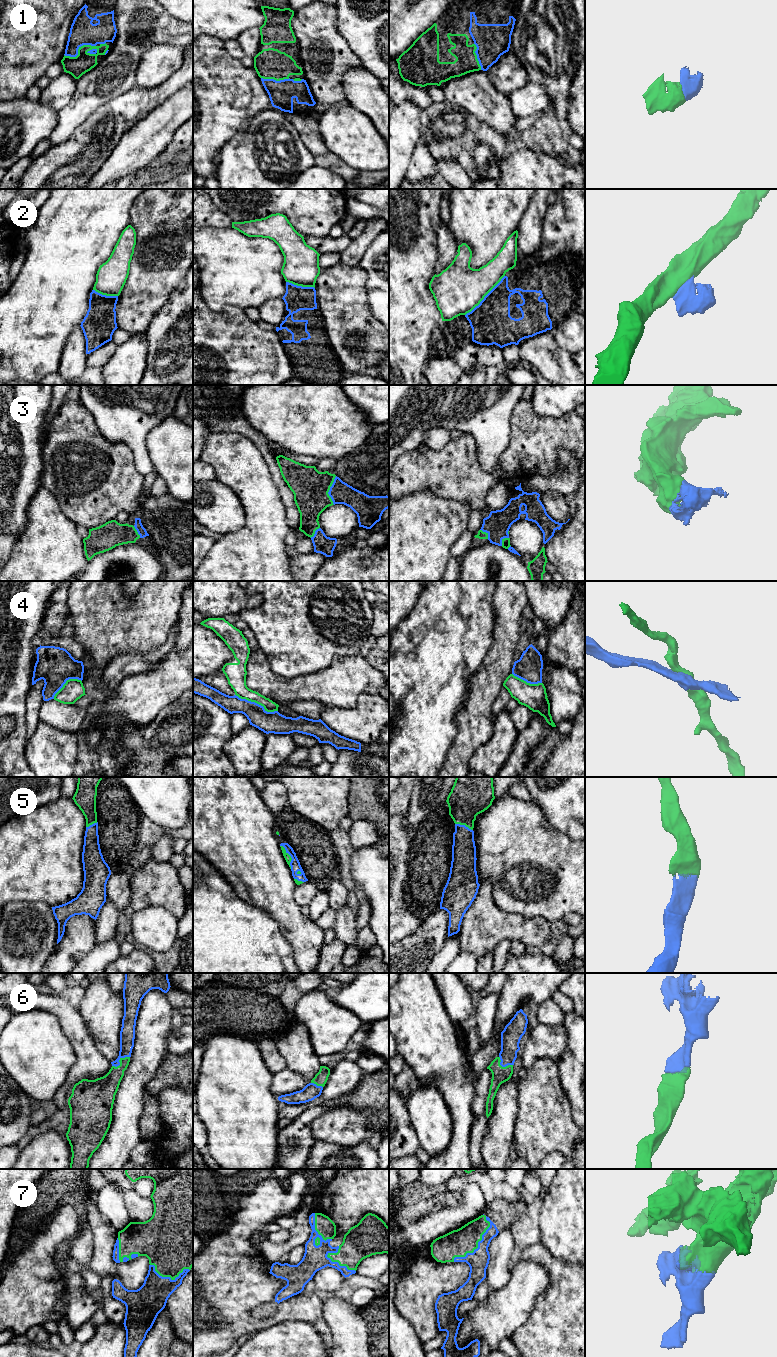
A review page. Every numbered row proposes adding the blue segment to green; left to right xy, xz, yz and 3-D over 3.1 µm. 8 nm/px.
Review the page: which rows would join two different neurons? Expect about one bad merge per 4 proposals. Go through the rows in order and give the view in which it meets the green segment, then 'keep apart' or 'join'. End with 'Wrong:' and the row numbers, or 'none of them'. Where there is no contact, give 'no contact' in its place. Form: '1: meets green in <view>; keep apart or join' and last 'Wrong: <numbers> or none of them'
1: meets green in xy; join
2: meets green in yz; keep apart
3: meets green in xz; join
4: meets green in xz; keep apart
5: meets green in xz; join
6: meets green in xy; join
7: meets green in yz; join
Wrong: 2, 4

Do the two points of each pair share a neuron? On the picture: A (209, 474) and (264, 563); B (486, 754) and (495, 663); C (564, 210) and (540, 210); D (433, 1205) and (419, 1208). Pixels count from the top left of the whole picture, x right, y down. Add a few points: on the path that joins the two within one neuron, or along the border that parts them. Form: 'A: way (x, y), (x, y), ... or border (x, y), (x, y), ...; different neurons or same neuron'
A: border (203, 461), (213, 468), (216, 478); different neurons
B: border (493, 719), (491, 737), (471, 759); different neurons
C: border (549, 205), (544, 217); different neurons
D: way (430, 1206), (422, 1208); same neuron

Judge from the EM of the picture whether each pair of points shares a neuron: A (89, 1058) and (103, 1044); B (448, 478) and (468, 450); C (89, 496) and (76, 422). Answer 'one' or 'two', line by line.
A: two
B: one
C: one

